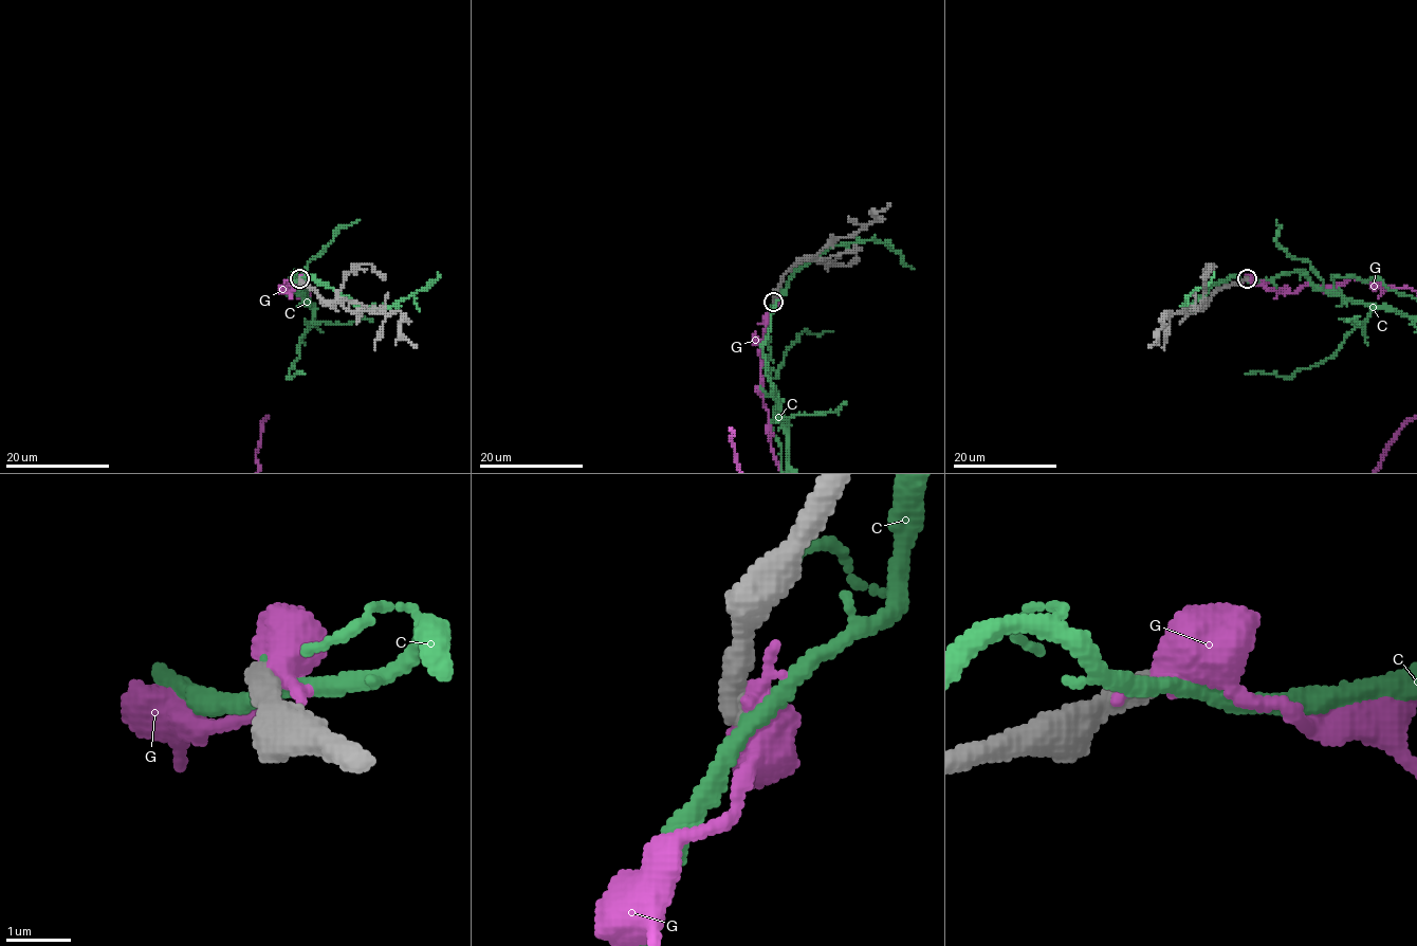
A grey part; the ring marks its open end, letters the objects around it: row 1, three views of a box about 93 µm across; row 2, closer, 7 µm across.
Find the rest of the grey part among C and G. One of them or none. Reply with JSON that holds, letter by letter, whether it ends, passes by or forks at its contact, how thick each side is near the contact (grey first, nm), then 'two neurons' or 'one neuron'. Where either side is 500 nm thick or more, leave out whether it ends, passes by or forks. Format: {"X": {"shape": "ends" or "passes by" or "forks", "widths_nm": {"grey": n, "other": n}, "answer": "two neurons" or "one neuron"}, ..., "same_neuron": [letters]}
{"C": {"shape": "passes by", "widths_nm": {"grey": 360, "other": 220}, "answer": "two neurons"}, "G": {"shape": "passes by", "widths_nm": {"grey": 400, "other": 440}, "answer": "two neurons"}, "same_neuron": []}

